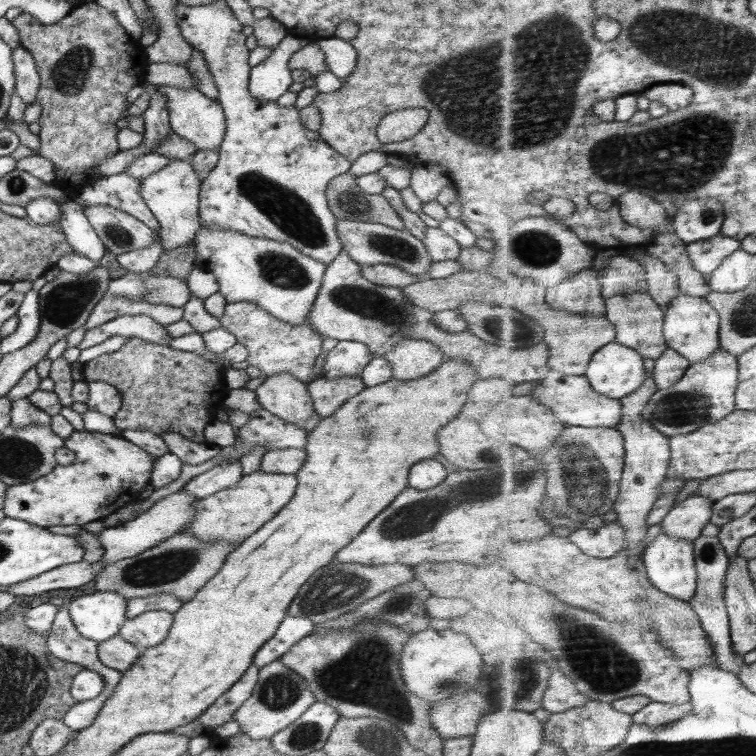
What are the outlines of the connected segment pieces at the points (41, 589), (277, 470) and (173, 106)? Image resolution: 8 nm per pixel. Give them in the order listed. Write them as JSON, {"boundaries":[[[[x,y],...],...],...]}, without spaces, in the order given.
{"boundaries":[[[[84,560],[65,564],[38,576],[30,577],[28,580],[10,584],[6,587],[6,592],[15,596],[39,596],[60,589],[78,588],[78,586],[94,580],[100,569],[100,563],[97,565],[88,564]]],[[[305,448],[269,450],[264,453],[259,470],[274,474],[295,475],[304,464],[306,457]]],[[[157,85],[167,98],[169,123],[178,136],[196,146],[196,150],[219,150],[226,132],[226,119],[223,108],[216,100],[206,97],[198,89],[179,89],[170,85]]]]}

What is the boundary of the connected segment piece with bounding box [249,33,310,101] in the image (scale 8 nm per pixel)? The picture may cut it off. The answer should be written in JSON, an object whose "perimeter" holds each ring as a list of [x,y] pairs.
{"perimeter":[[[287,34],[274,48],[272,54],[251,67],[249,74],[249,91],[262,101],[275,101],[289,90],[293,83],[289,58],[310,39]]]}

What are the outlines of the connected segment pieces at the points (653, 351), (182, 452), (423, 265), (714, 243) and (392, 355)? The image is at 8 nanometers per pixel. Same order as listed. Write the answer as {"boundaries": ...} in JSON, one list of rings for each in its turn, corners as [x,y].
{"boundaries":[[[[652,294],[616,296],[607,300],[607,317],[616,325],[617,341],[635,348],[647,358],[658,360],[670,348],[665,337],[666,310],[658,304]]],[[[161,432],[161,437],[167,444],[169,452],[175,454],[183,464],[202,464],[214,458],[221,450],[221,447],[215,444],[194,442],[175,432]]],[[[336,219],[336,231],[343,251],[347,252],[358,264],[366,266],[391,264],[403,268],[410,275],[418,275],[423,280],[428,278],[428,271],[433,260],[423,241],[409,232],[400,231],[378,222],[364,222],[359,219]]],[[[722,233],[712,239],[689,243],[689,253],[695,267],[710,276],[729,256],[742,248],[740,239]]],[[[400,339],[383,357],[391,364],[393,378],[416,380],[430,374],[444,362],[441,350],[427,340]]]]}

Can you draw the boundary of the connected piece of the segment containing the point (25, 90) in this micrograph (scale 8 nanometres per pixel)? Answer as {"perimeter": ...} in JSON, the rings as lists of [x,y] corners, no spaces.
{"perimeter":[[[22,45],[12,49],[12,60],[15,72],[15,93],[27,105],[37,101],[37,92],[40,88],[38,68],[32,53]]]}

